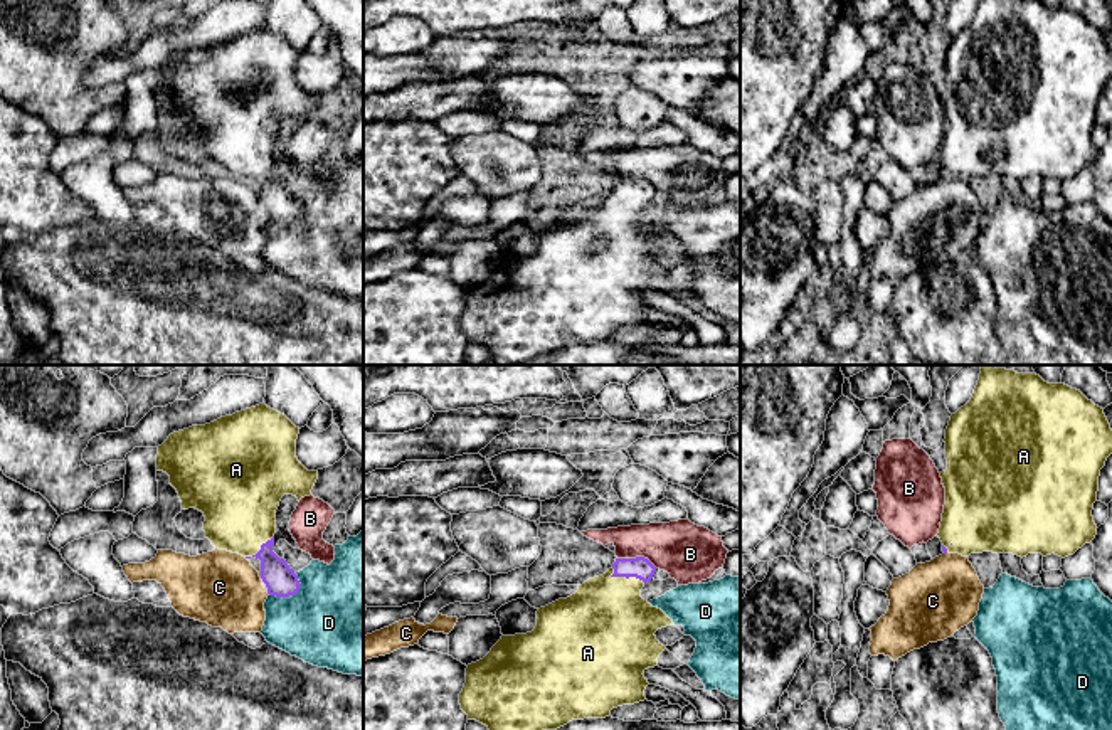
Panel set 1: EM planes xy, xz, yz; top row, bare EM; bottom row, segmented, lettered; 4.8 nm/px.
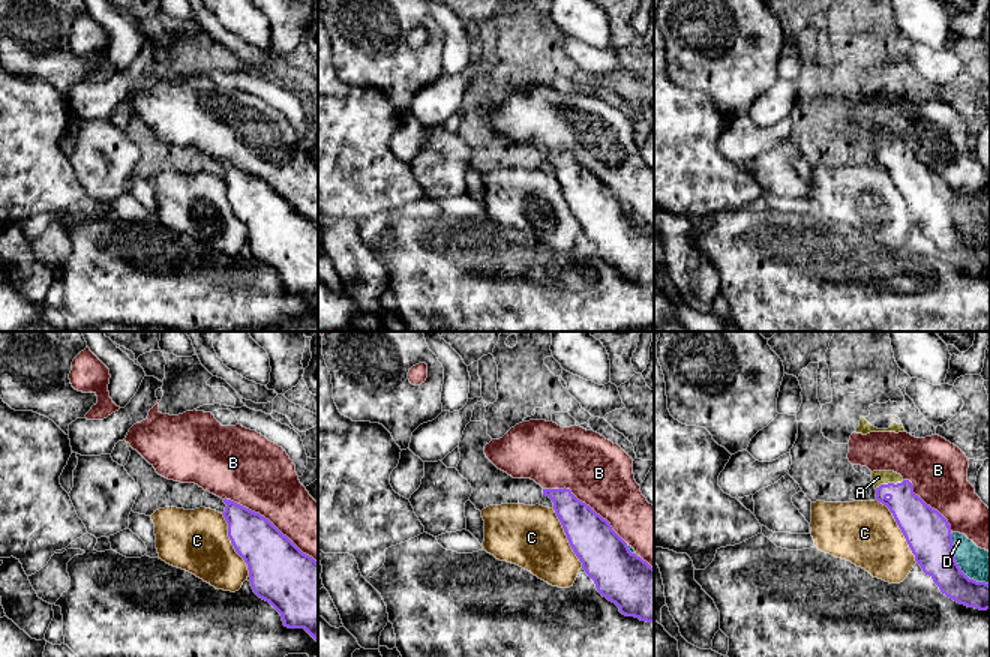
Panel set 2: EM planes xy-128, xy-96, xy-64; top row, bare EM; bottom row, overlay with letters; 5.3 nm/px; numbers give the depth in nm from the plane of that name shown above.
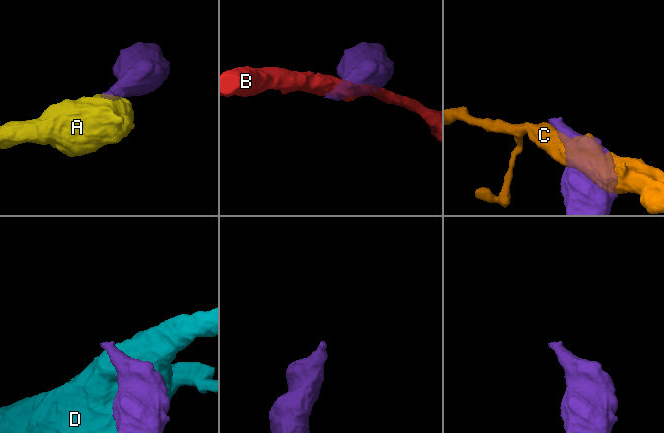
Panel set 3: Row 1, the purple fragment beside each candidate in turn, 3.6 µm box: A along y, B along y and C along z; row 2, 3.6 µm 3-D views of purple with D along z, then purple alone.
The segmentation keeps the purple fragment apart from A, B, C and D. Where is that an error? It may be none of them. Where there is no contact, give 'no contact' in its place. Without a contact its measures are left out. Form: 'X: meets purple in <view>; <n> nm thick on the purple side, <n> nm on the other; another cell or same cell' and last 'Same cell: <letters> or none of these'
A: meets purple in xz; 110 nm thick on the purple side, 440 nm on the other; same cell
B: meets purple in xz; 110 nm thick on the purple side, 280 nm on the other; another cell
C: no contact; another cell
D: meets purple in xy; 150 nm thick on the purple side, 480 nm on the other; another cell
Same cell: A

